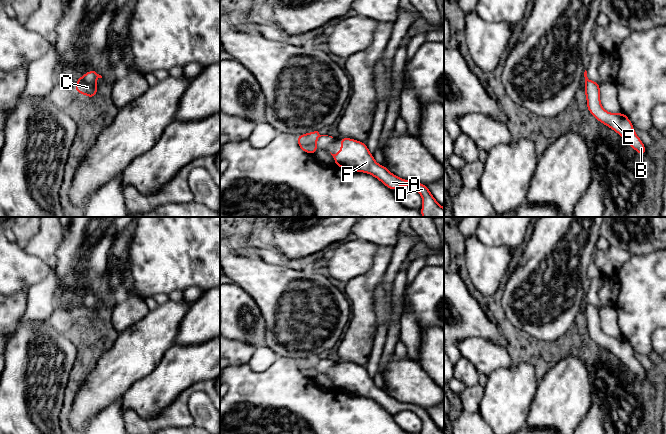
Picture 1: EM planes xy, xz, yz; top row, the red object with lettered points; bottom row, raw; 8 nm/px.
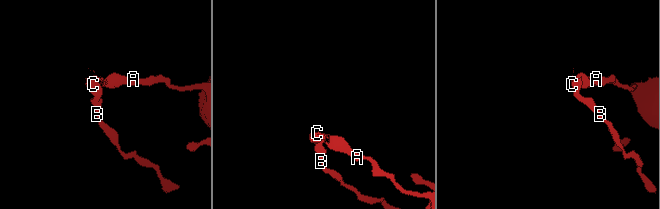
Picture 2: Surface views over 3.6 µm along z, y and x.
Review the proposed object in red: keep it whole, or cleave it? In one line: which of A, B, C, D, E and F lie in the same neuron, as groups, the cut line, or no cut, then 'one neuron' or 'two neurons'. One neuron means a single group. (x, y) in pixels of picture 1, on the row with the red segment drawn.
A B C D E F | no cut | one neuron

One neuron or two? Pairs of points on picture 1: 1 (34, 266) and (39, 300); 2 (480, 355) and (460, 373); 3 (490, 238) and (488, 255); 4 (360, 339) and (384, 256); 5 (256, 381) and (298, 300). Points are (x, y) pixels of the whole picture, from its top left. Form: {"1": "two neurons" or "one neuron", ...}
{"1": "two neurons", "2": "two neurons", "3": "two neurons", "4": "one neuron", "5": "two neurons"}

